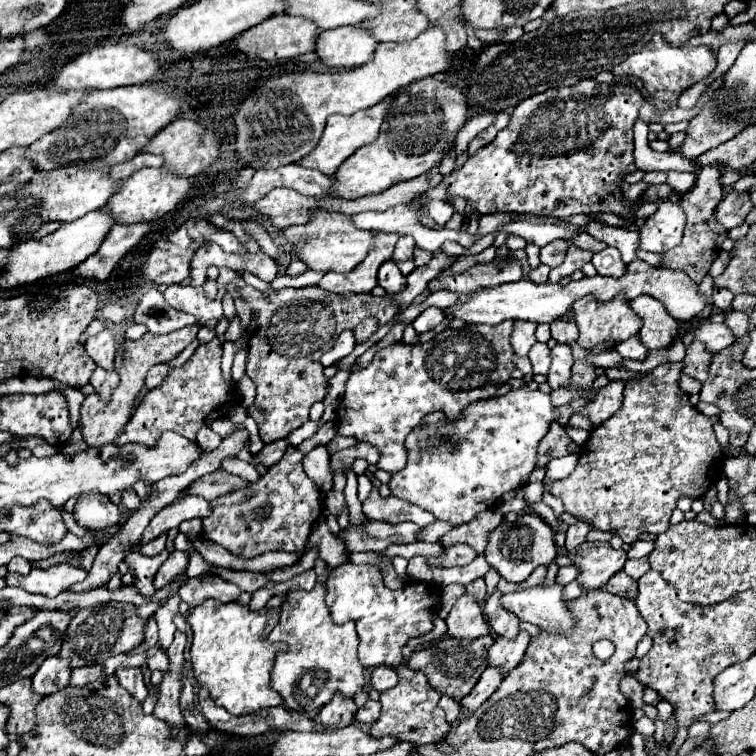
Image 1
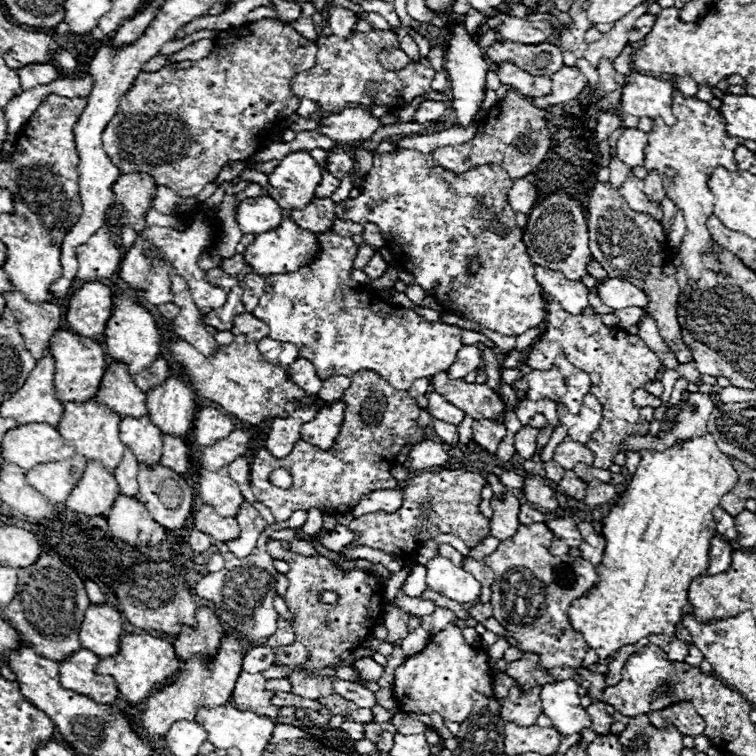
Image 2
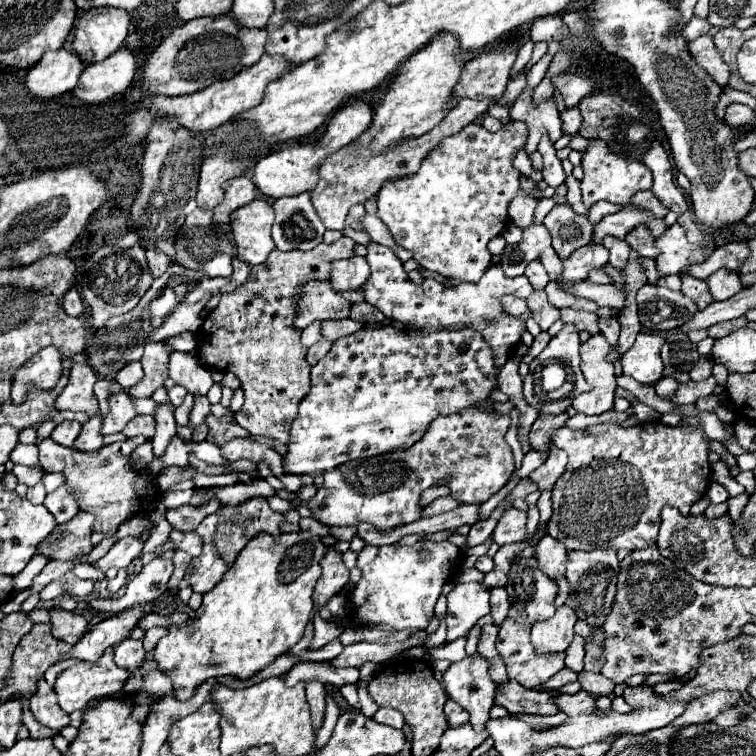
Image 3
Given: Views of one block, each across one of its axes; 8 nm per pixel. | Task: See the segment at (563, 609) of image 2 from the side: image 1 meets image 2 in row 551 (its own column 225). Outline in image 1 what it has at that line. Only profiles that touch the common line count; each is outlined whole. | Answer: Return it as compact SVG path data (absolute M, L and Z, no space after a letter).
M288 446L284 458L246 490L220 496L212 502L212 514L202 518L204 538L220 544L230 554L254 558L270 550L304 552L314 522L322 514L322 492L302 470L304 454Z

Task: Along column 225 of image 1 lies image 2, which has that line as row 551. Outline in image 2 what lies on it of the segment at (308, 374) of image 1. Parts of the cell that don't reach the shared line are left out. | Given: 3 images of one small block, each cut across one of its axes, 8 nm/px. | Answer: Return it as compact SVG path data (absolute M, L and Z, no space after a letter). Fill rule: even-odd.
M268 540L266 546L268 554L274 558L282 558L290 564L290 572L286 574L290 580L288 592L284 596L290 612L296 616L294 620L294 634L296 640L290 646L278 648L278 664L294 666L306 664L304 670L288 674L292 684L292 692L310 700L318 700L332 694L332 678L308 676L306 672L312 668L324 668L338 664L342 660L344 650L352 650L360 646L372 632L372 628L380 622L382 608L384 608L384 586L366 570L352 570L342 572L332 562L320 554L314 556L300 556L292 550L284 550L282 540ZM322 592L336 592L338 600L334 604L322 604Z

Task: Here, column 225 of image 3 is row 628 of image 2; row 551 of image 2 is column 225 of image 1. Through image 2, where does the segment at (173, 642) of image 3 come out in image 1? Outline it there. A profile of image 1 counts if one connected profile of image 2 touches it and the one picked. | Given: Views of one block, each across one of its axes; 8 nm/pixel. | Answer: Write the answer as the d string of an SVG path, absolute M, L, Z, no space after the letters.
M210 598L190 610L188 622L194 632L190 660L194 678L200 688L208 690L216 706L240 716L284 704L280 694L270 688L274 658L280 650L286 650L284 644L272 644L268 640L270 630L278 623L280 612L280 607L250 612L248 606L240 606L238 602L222 604Z

